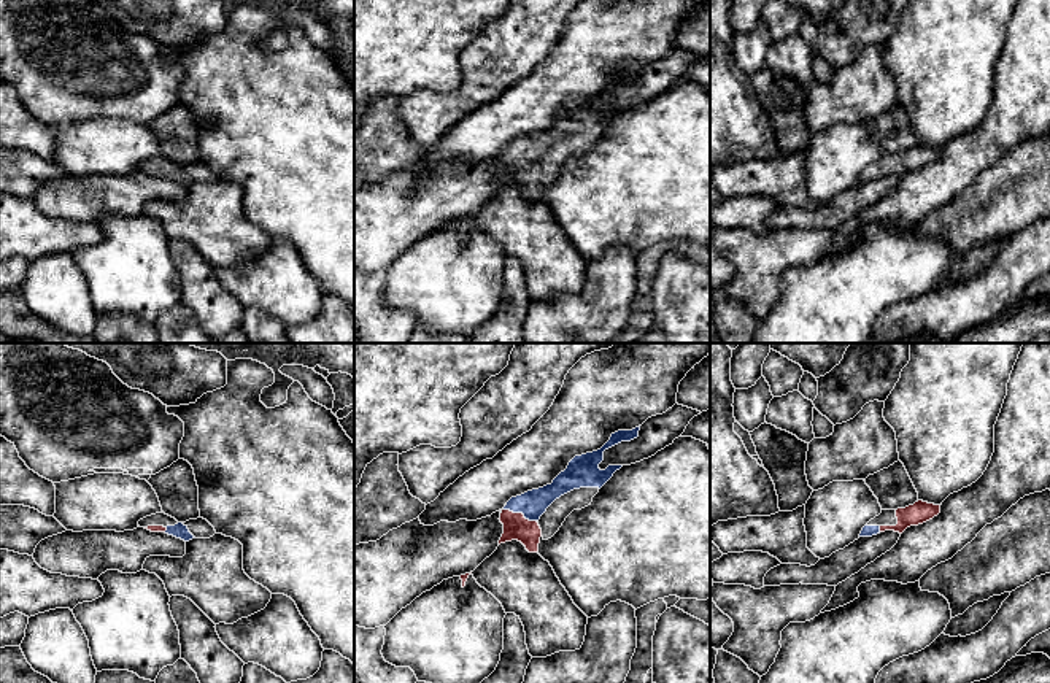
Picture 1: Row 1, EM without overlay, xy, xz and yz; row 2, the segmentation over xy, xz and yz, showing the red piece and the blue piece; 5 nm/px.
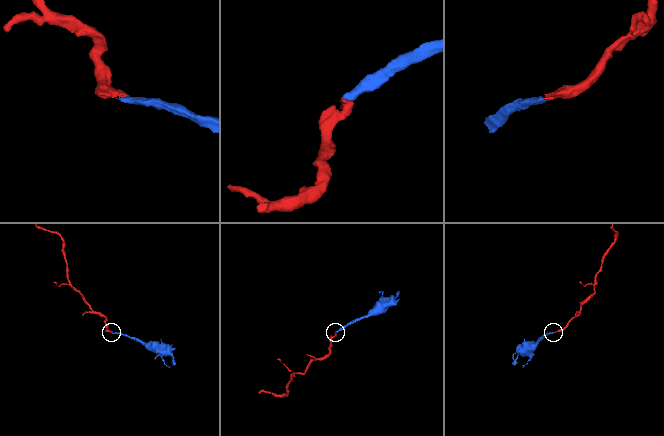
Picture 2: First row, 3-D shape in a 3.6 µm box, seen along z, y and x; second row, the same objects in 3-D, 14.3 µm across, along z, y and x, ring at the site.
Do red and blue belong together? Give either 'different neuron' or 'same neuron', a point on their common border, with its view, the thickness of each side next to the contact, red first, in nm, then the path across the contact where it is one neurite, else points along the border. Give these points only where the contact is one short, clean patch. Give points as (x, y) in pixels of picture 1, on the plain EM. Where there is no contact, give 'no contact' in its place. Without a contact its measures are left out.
same neuron | xz (520, 158) | 130/140 nm | across xz (515, 170), (520, 165), (520, 158), (532, 148)

